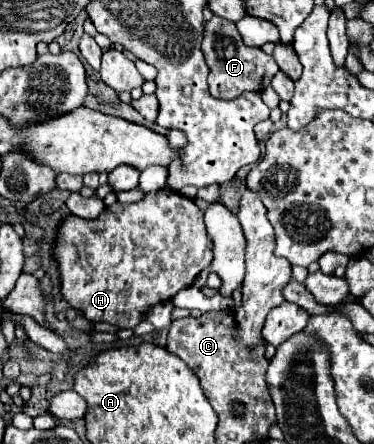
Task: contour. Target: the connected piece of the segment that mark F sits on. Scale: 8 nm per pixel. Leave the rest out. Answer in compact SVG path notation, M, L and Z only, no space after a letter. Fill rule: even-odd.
M213 17L209 23L205 23L203 55L209 65L209 91L215 99L235 99L243 91L263 91L279 71L271 55L265 55L261 49L247 47L235 23L221 17Z

